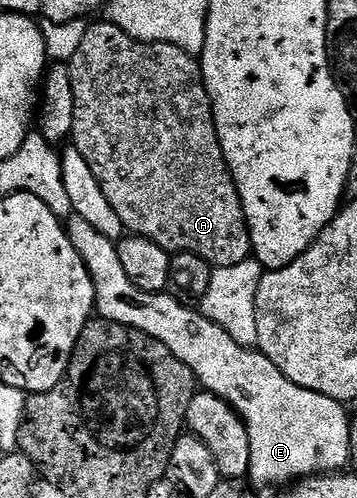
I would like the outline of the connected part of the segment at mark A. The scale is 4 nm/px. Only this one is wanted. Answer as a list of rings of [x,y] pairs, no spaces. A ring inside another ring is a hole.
[[[100,19],[96,25],[88,24],[85,39],[81,39],[81,47],[77,47],[77,55],[73,55],[69,68],[73,91],[73,131],[70,140],[73,142],[73,148],[81,151],[85,163],[89,163],[89,171],[93,171],[101,191],[105,191],[105,199],[109,199],[109,207],[117,211],[117,219],[121,219],[124,230],[128,234],[157,243],[157,247],[172,255],[195,253],[215,269],[233,267],[233,263],[248,260],[252,256],[252,251],[245,211],[241,207],[235,181],[227,170],[227,160],[223,157],[223,148],[215,126],[215,116],[211,110],[211,100],[203,85],[203,70],[200,62],[192,54],[181,51],[181,47],[173,47],[169,43],[134,41],[129,35],[125,35],[125,31],[121,31],[121,27],[106,19]]]

